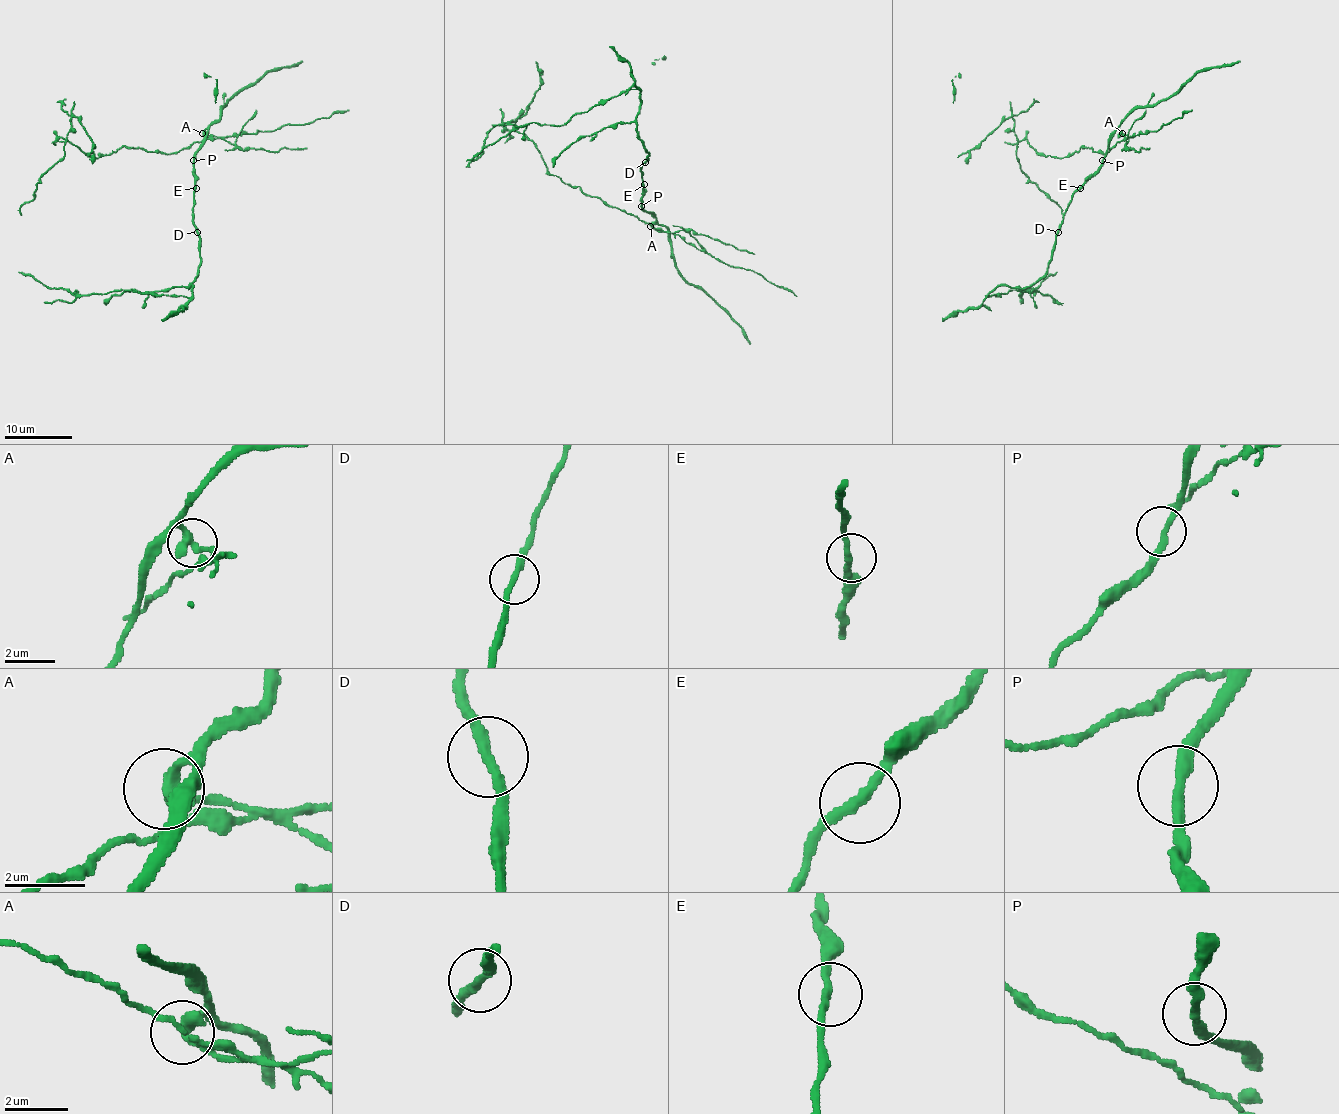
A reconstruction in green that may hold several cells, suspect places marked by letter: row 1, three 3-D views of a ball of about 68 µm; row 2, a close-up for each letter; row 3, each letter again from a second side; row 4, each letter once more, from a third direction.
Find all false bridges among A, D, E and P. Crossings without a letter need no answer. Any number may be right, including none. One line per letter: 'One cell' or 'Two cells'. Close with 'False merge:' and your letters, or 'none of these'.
A: Two cells
D: Two cells
E: One cell
P: One cell
False merge: A, D

